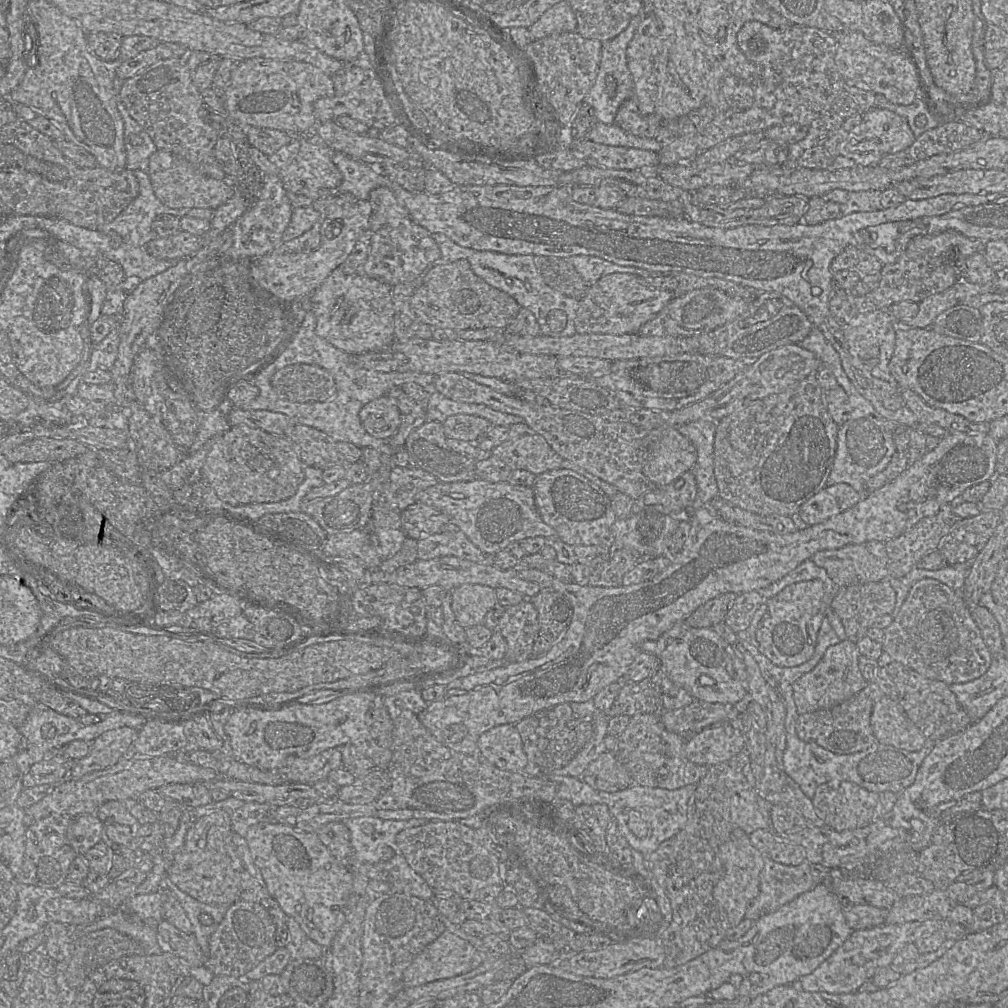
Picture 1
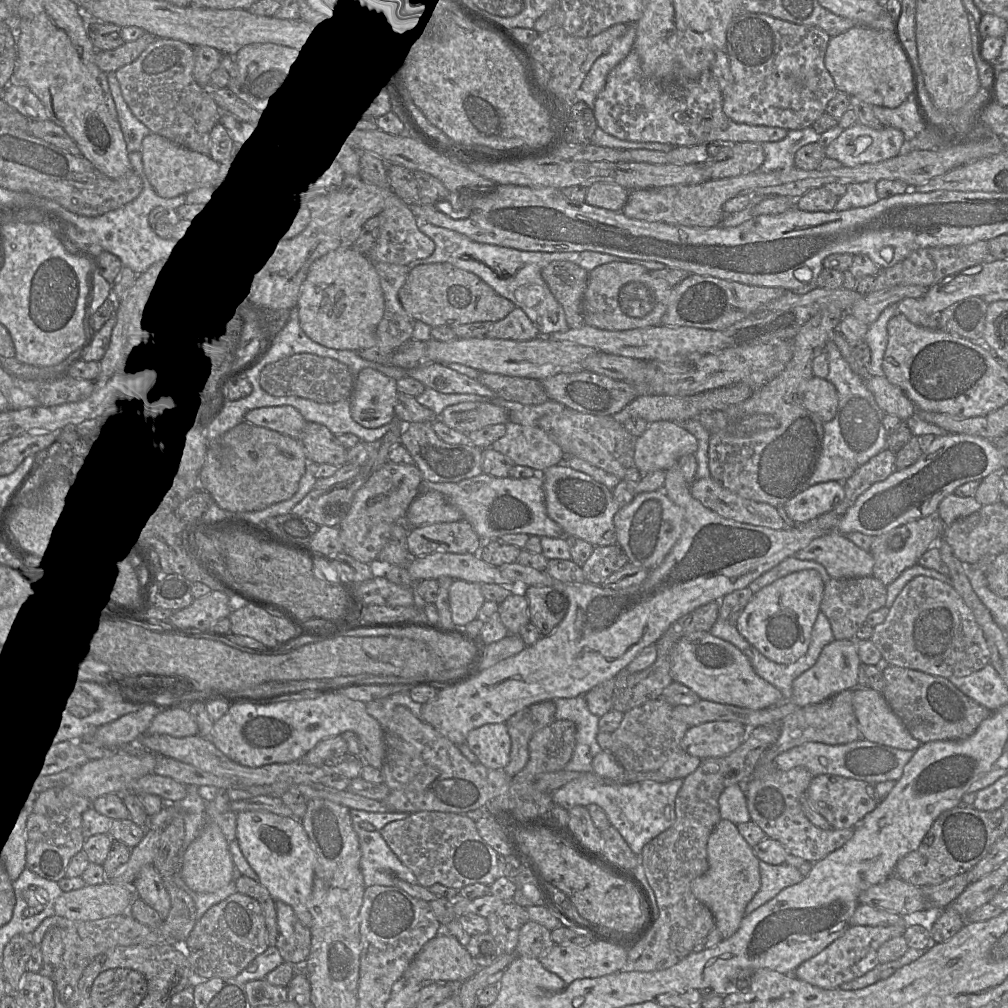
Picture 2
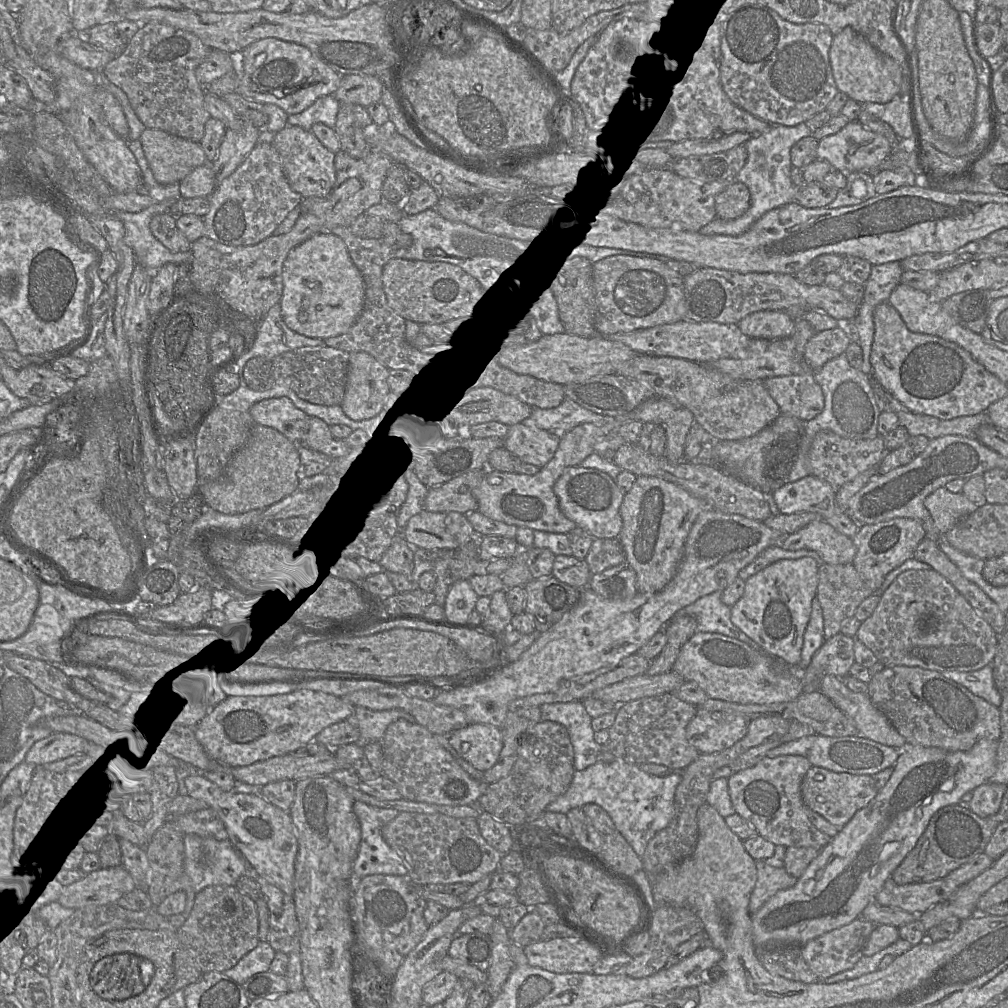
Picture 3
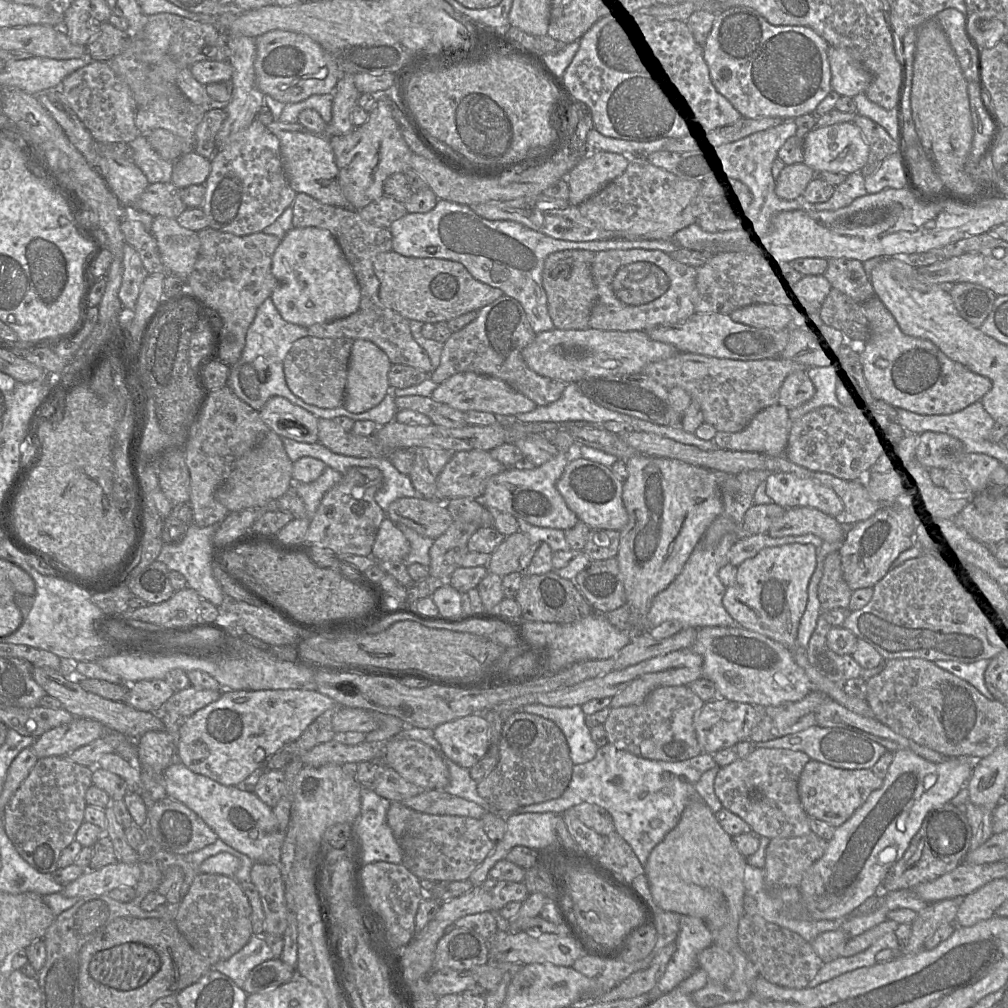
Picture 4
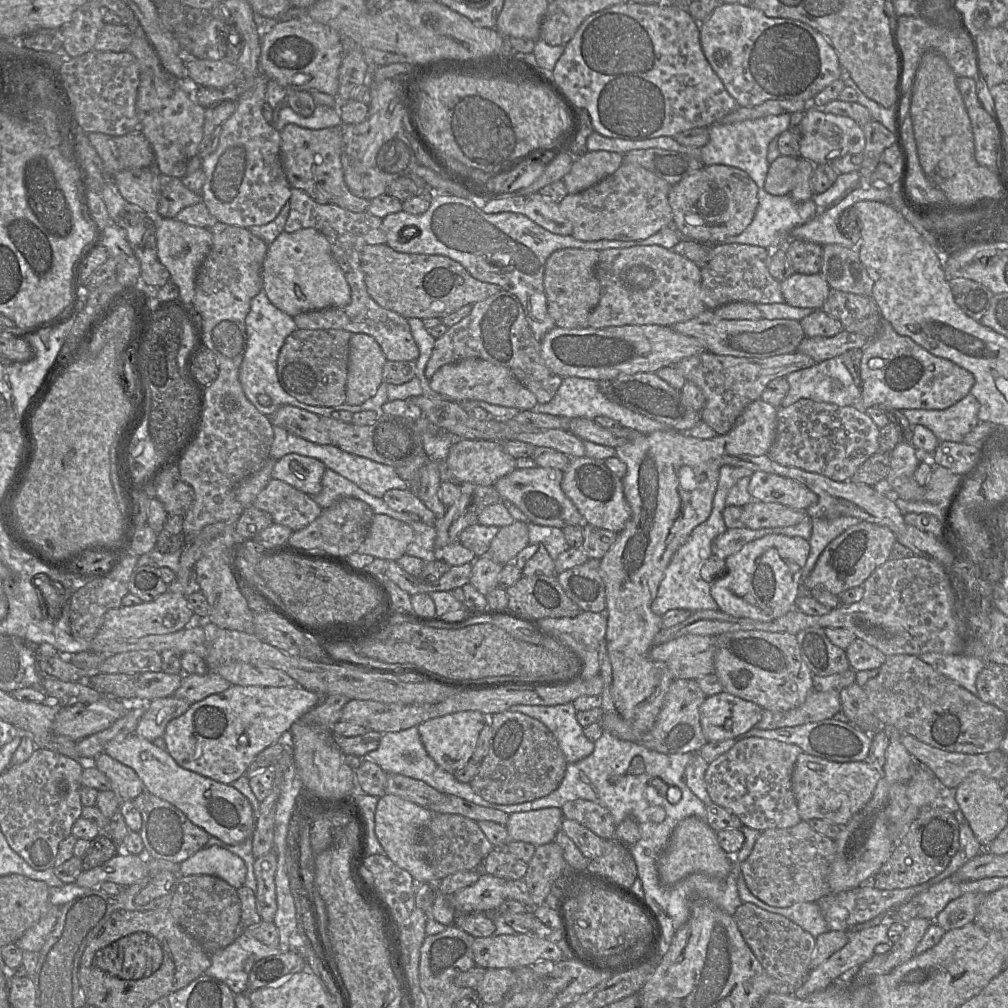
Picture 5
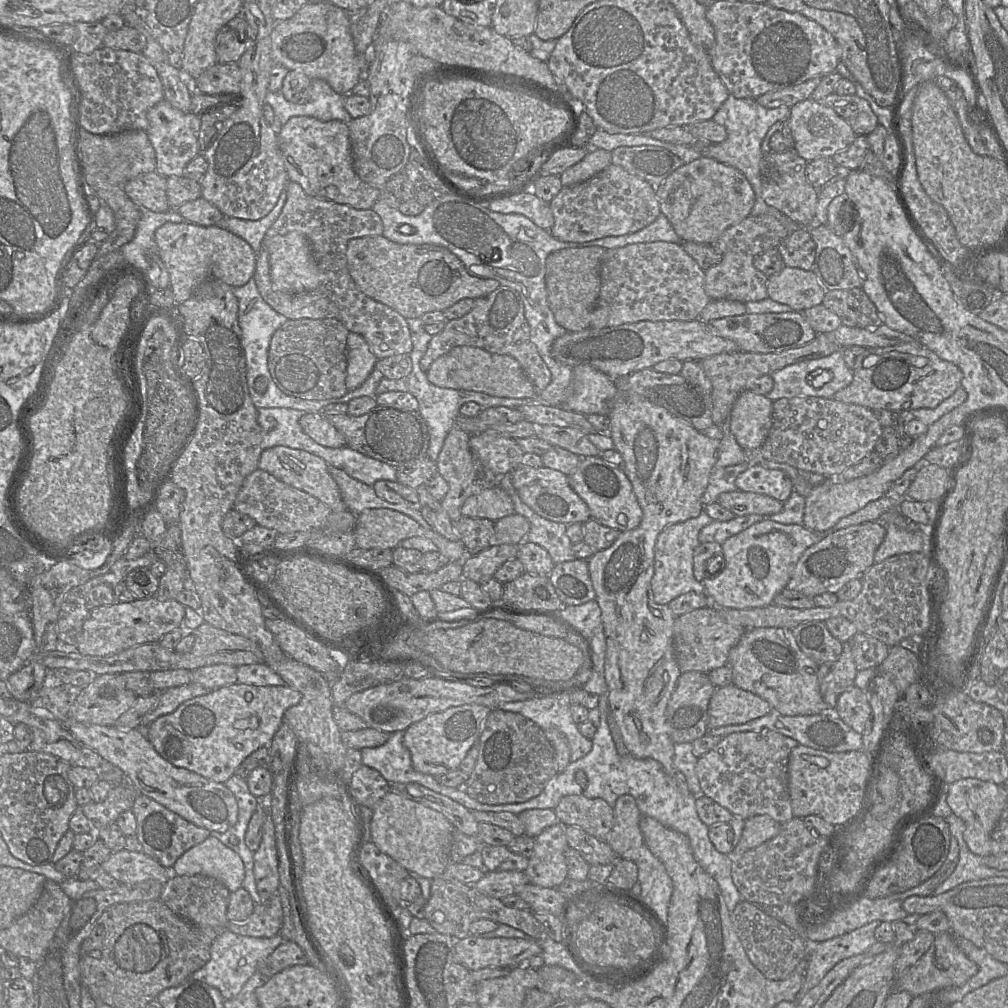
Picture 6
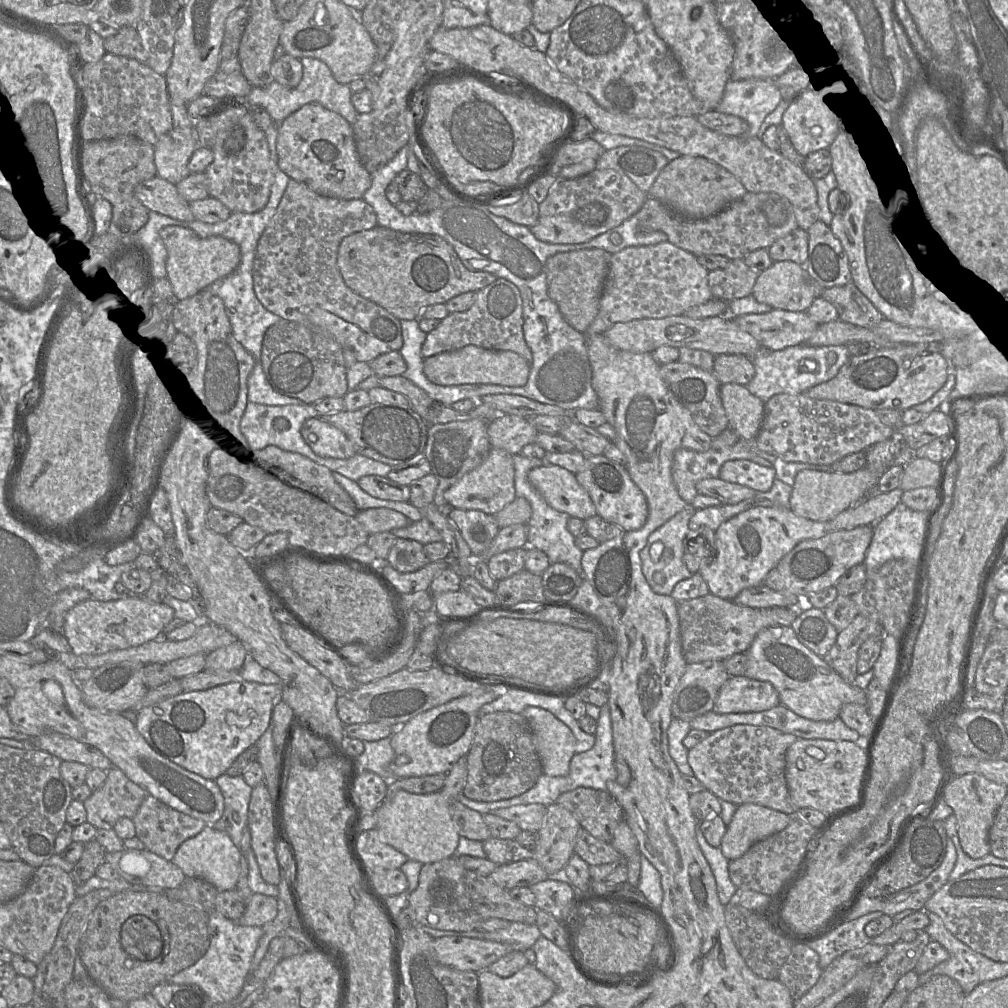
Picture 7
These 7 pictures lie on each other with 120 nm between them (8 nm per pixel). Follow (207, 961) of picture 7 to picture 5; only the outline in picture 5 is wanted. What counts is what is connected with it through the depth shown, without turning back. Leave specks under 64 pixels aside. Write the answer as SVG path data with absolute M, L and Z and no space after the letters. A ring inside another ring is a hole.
M242 933L230 945L211 954L211 965L203 975L225 983L237 995L247 990L254 964L280 952L279 947L268 946Z

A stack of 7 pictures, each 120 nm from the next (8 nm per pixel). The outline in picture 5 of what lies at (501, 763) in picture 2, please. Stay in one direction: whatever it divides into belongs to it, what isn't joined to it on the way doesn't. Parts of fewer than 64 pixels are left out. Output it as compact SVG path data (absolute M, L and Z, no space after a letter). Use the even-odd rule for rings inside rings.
M480 711L455 712L421 723L418 725L418 731L429 756L443 770L454 773L465 767L472 759L480 732L488 723L490 716L492 715Z

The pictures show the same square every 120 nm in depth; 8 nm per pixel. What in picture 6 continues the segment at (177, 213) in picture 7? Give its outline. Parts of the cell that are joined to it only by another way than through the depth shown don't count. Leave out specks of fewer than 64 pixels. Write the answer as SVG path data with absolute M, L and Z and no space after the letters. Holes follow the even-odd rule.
M155 171L129 180L125 184L124 190L139 208L146 208L157 213L170 210L166 177Z

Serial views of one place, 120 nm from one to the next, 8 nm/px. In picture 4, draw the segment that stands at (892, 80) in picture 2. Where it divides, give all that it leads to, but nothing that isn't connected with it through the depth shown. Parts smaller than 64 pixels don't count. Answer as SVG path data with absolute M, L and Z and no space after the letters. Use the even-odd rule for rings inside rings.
M830 46L828 59L831 67L832 90L854 97L865 93L872 81L871 73L846 49Z

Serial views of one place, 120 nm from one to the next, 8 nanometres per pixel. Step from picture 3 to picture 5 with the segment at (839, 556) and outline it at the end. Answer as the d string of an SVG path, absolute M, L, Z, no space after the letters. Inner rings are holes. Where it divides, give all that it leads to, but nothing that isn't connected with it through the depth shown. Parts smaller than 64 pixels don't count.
M754 498L742 507L741 520L750 529L776 528L797 525L806 514L806 511Z

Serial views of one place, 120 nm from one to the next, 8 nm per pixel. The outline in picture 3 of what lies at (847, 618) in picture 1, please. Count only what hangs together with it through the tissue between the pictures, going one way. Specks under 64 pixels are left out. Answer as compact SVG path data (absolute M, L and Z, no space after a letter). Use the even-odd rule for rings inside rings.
M851 563L828 564L818 566L817 598L822 607L824 618L824 638L830 639L840 632L843 620L854 617L859 604L874 594L874 591L864 582Z

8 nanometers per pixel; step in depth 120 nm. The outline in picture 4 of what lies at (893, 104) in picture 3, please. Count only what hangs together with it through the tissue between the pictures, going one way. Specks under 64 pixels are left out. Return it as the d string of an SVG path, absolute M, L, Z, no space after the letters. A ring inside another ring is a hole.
M864 93L854 96L854 100L857 105L857 114L866 116L878 123L894 140L898 138L901 142L902 128L899 104L896 104L895 108L891 110L886 110L870 101Z

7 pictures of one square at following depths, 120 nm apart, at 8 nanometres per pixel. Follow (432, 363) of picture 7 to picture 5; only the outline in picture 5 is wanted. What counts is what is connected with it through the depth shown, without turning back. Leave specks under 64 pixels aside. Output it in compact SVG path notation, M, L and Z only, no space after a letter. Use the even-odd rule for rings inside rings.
M467 358L445 364L433 374L429 381L432 390L443 395L445 400L455 402L481 400L519 410L532 410L538 405L536 396L523 386L509 369L479 358Z

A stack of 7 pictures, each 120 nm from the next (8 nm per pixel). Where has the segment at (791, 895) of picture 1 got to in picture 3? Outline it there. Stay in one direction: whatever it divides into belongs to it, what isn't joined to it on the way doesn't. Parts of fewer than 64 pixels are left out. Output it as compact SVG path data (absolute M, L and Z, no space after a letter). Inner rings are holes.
M756 861L757 881L749 904L751 916L755 914L777 892L792 888L798 879L790 875L783 867L775 868L764 861Z

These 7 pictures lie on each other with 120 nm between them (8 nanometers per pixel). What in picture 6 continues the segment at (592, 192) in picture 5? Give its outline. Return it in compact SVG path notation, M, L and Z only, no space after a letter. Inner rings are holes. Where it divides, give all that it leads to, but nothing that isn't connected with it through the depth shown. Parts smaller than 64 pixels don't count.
M610 164L587 181L562 186L549 203L554 218L549 232L559 241L577 243L637 232L661 214L655 188L620 166Z

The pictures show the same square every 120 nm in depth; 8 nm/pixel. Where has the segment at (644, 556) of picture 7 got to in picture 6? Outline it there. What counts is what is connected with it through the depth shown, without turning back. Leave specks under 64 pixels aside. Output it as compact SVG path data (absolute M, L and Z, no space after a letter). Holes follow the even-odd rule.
M703 509L699 516L669 525L658 535L655 545L655 571L651 580L654 601L657 604L668 604L688 592L706 595L707 600L712 604L712 598L708 595L705 586L694 577L693 573L693 552L700 543L699 532L712 521L713 519Z

